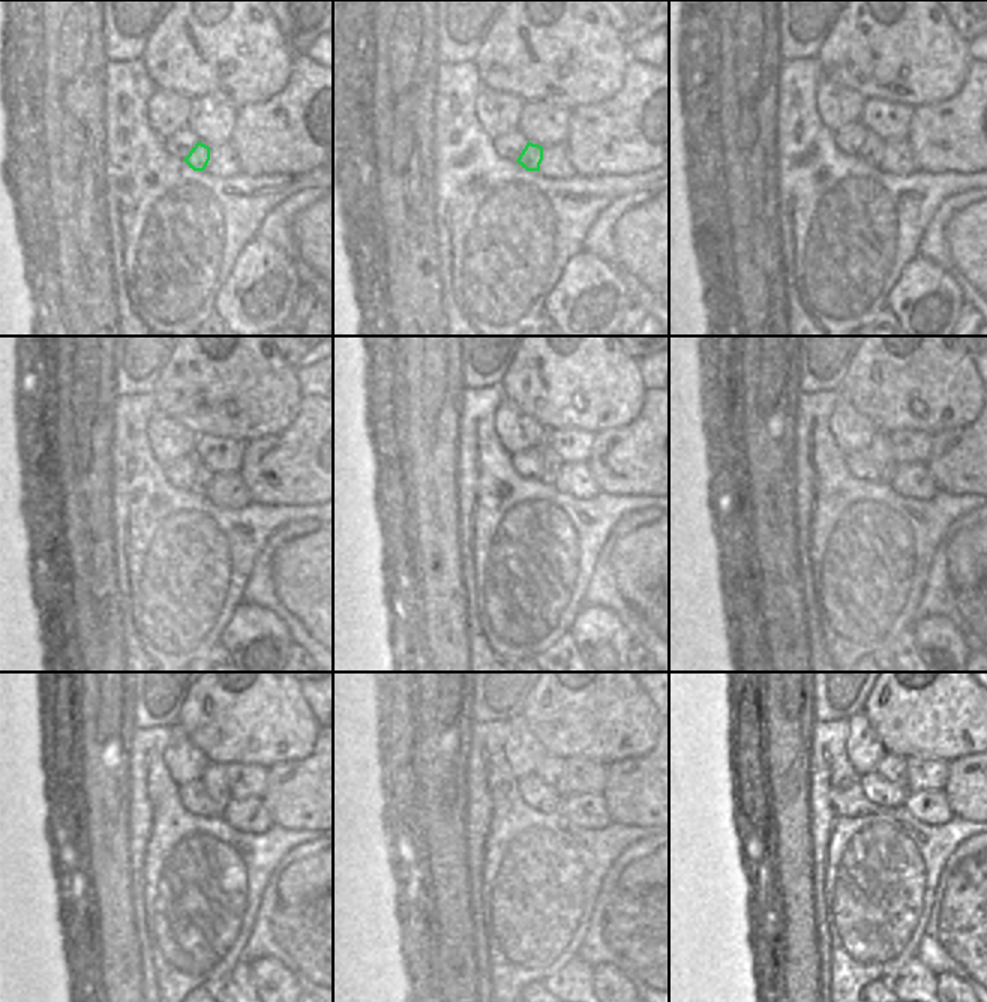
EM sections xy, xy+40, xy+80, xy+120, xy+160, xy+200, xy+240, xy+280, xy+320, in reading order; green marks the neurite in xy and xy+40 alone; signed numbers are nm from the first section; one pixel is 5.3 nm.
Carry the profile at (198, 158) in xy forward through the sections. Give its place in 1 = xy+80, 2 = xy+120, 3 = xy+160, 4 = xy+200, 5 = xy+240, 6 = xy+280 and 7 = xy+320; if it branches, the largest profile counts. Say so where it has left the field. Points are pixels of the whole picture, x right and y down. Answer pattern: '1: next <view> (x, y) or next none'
1: next xy+80 (870, 153)
2: next xy+120 (203, 479)
3: next xy+160 (551, 464)
4: next xy+200 (881, 449)
5: next xy+240 (215, 779)
6: next xy+280 (551, 771)
7: next xy+320 (893, 768)

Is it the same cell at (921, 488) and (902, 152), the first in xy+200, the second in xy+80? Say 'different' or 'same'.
same

